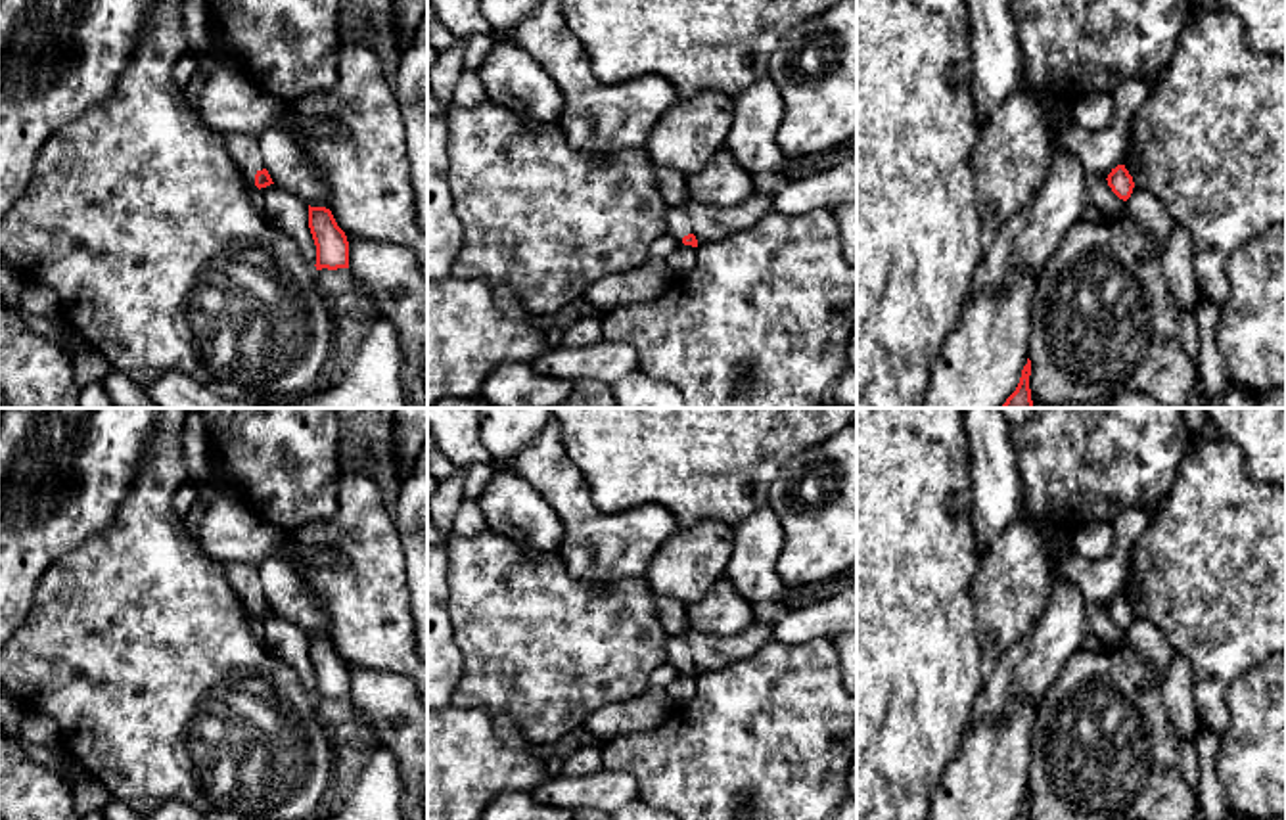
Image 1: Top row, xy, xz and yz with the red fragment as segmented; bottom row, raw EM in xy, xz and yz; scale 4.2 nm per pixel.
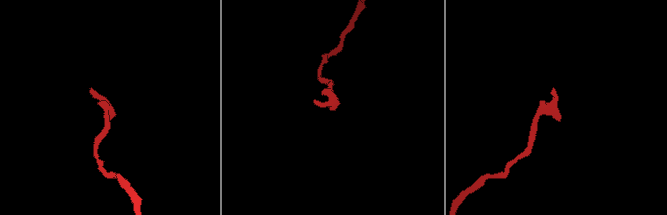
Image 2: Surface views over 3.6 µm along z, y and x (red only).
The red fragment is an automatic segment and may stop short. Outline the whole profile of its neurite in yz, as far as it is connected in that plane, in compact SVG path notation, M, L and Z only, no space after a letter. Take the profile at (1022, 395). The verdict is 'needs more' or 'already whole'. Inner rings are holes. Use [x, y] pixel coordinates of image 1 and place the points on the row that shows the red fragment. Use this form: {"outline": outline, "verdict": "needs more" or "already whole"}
{"outline": "M1027 358L1027 364L1022 370L1022 377L1016 391L999 408L1033 408L1029 376L1031 376L1031 360Z", "verdict": "already whole"}

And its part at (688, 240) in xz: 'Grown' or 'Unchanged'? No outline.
Grown

